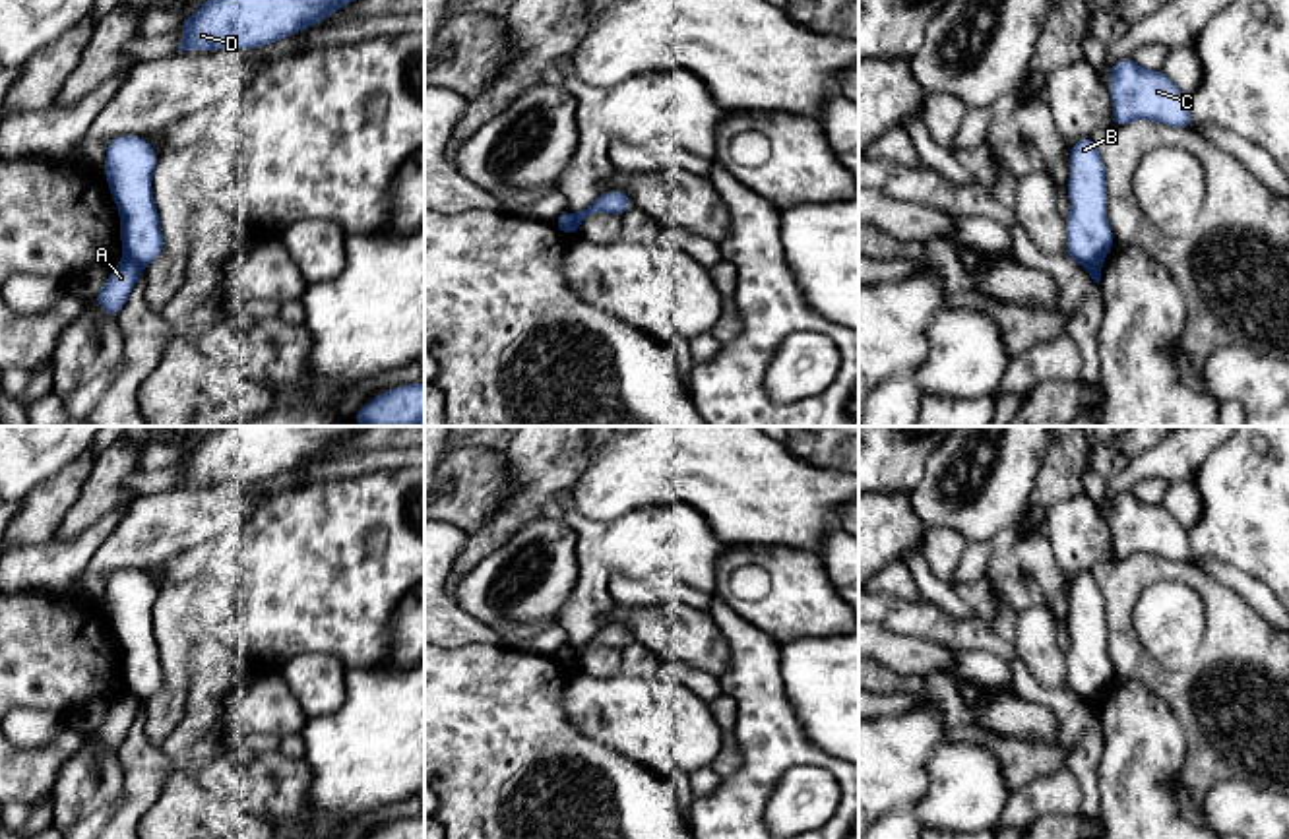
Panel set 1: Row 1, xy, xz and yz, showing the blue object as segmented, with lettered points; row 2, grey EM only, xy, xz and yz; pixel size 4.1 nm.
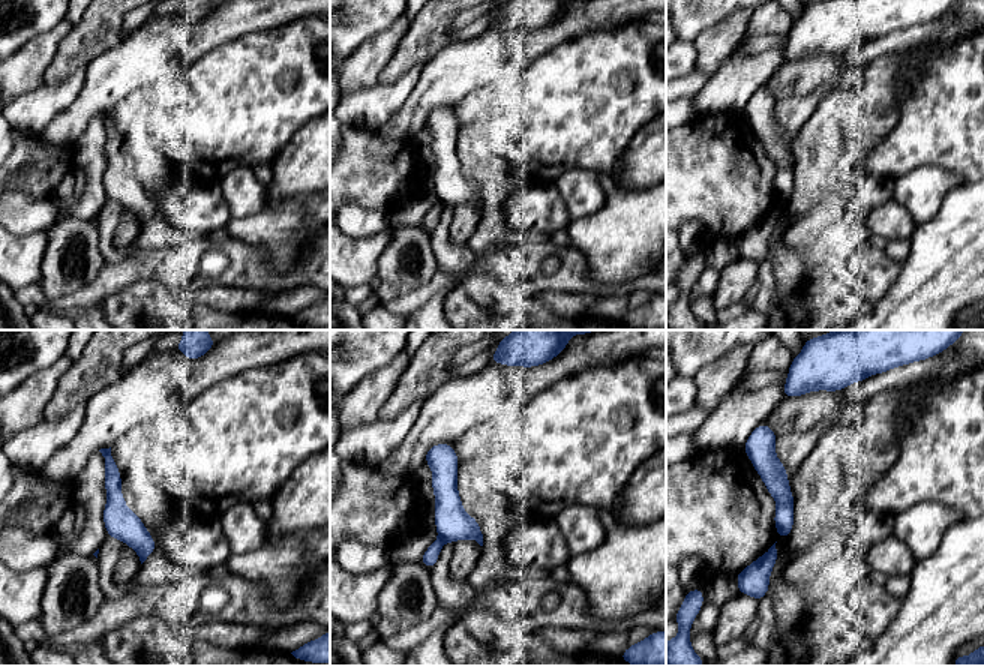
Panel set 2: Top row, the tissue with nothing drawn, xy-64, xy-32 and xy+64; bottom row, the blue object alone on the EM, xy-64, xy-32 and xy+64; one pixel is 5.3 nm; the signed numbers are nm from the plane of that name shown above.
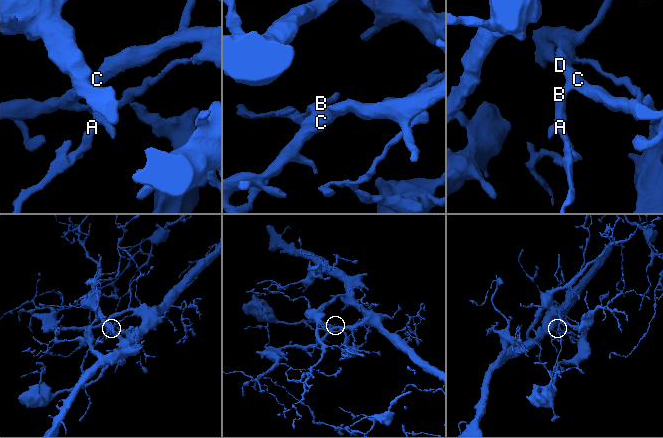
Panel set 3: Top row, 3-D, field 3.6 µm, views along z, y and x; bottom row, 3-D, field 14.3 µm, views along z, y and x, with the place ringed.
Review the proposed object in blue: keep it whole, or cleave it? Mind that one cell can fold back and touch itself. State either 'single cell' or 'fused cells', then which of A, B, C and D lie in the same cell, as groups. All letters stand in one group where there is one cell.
fused cells; A / B C D

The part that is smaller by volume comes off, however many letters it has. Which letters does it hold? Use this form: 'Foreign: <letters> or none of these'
Foreign: A

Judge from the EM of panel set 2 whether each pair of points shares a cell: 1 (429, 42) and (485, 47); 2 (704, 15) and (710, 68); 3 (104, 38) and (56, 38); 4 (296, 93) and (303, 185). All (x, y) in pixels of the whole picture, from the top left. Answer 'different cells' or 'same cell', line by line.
1: different cells
2: different cells
3: different cells
4: different cells

